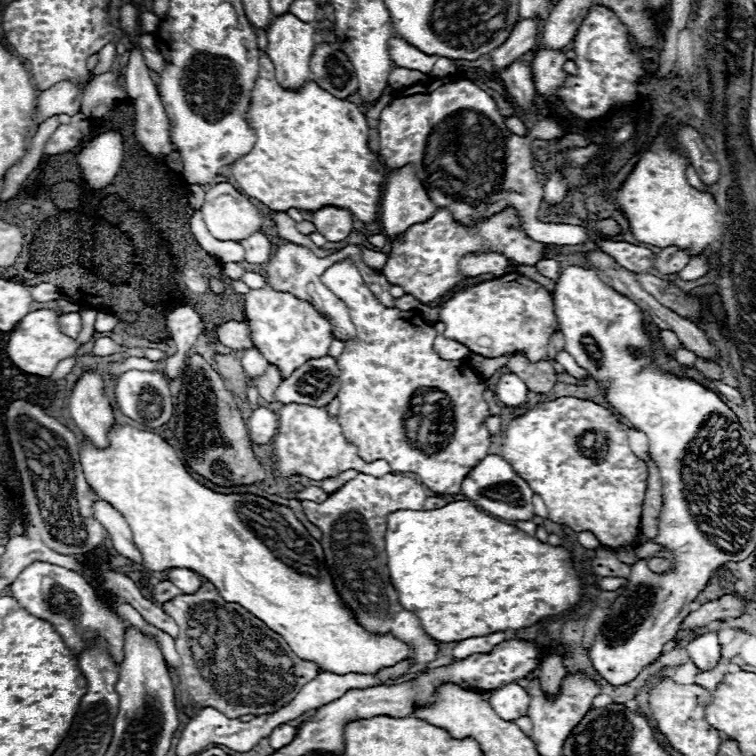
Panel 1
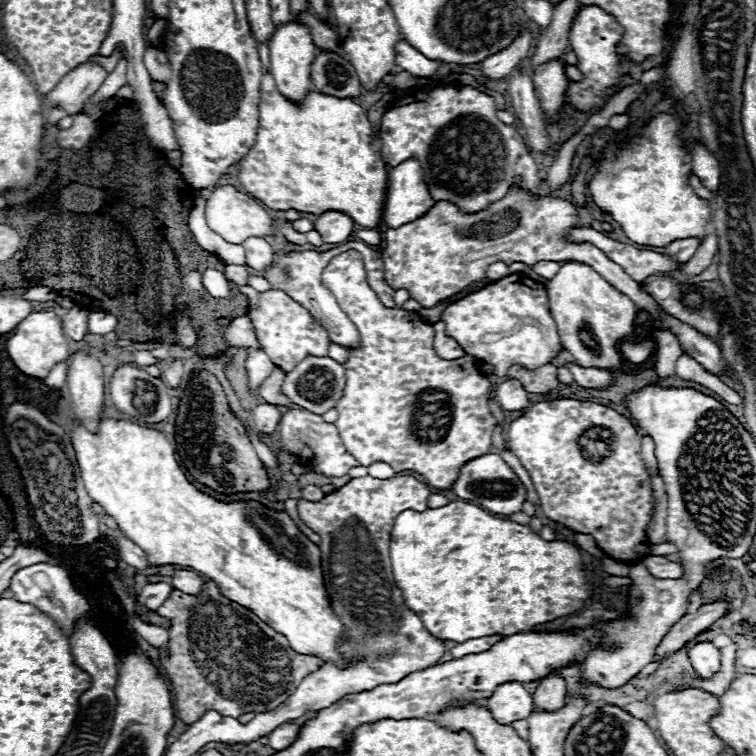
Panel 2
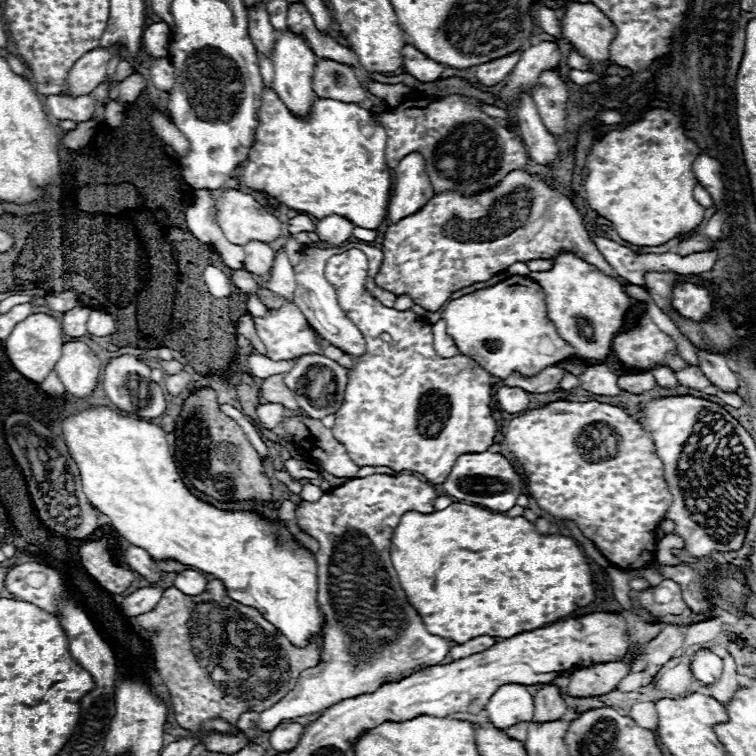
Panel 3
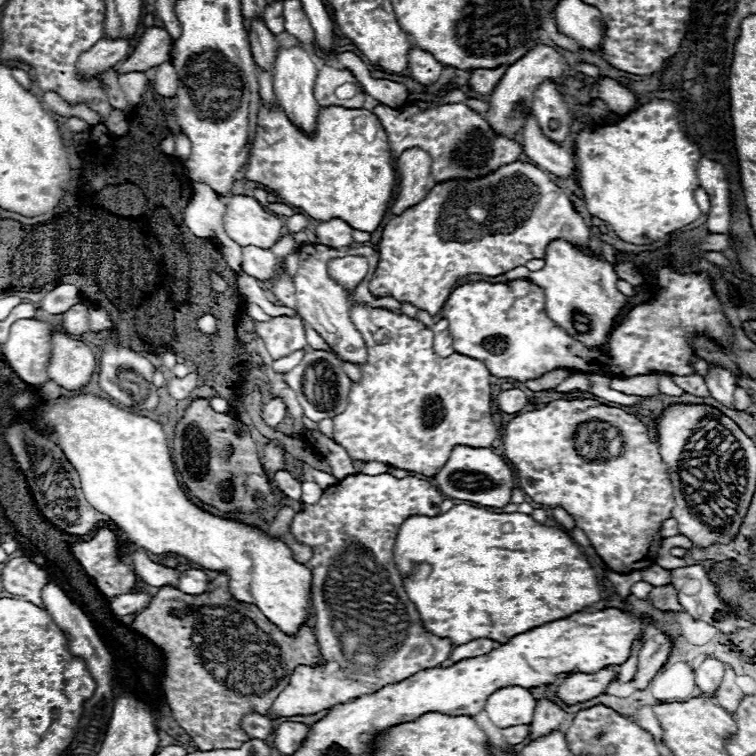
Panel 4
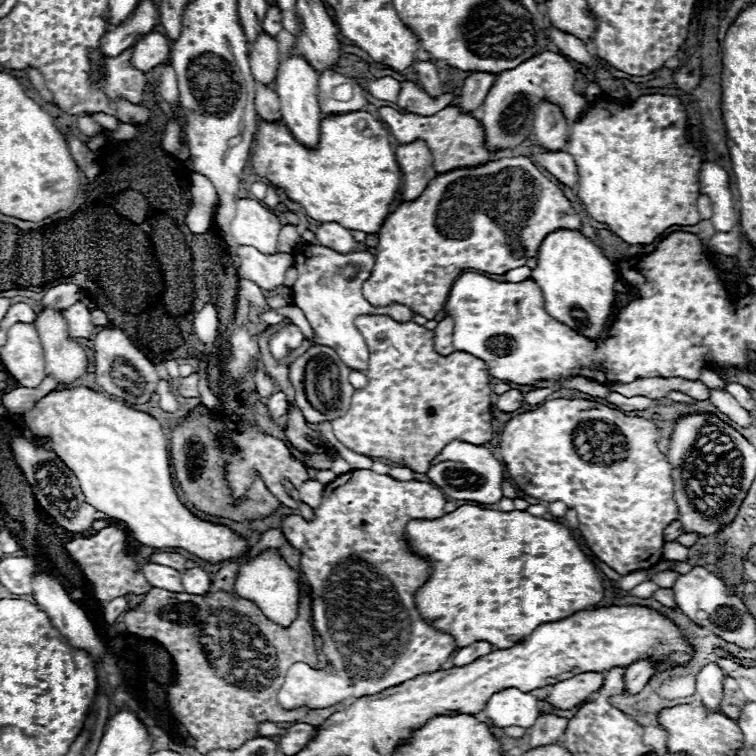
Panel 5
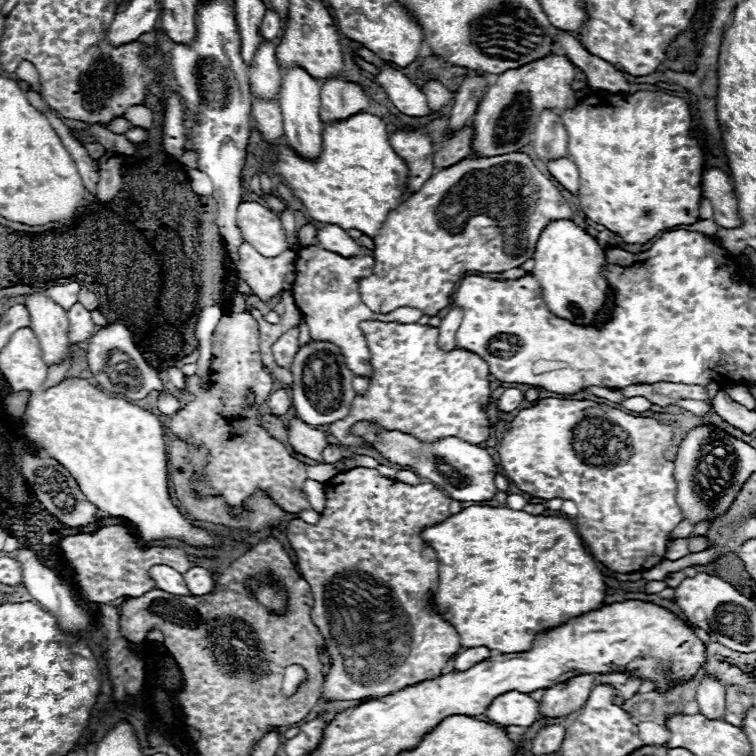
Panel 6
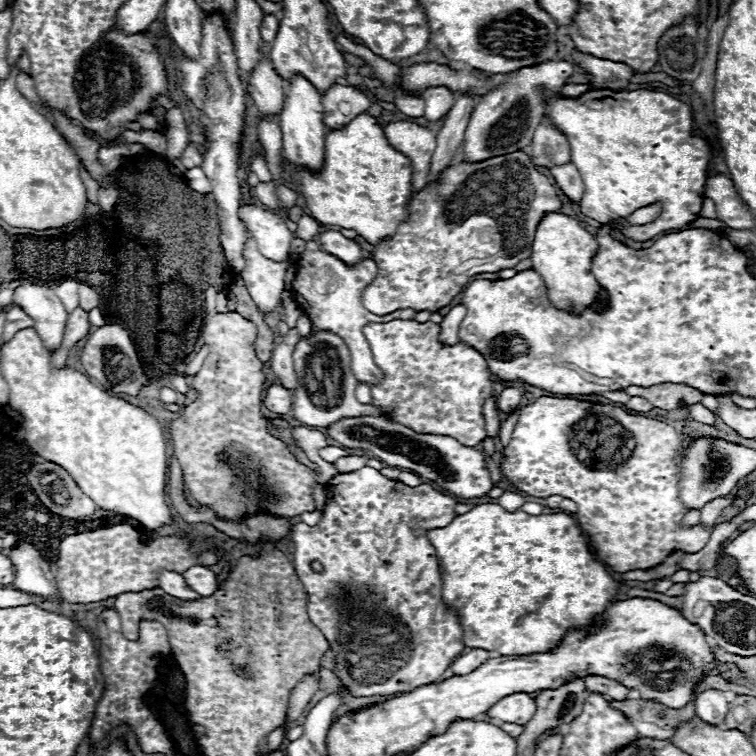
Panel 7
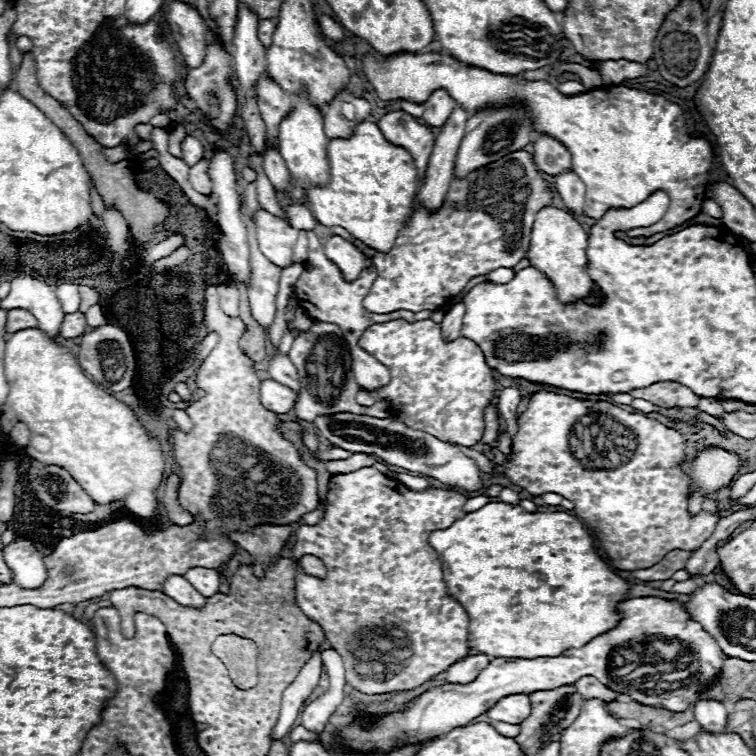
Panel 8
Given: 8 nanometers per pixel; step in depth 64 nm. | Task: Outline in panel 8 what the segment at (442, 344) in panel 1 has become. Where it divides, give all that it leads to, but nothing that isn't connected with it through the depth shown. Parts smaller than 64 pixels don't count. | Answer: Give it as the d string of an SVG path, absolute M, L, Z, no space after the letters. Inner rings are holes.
M462 302L454 304L446 314L444 314L444 320L442 320L442 336L444 340L452 342L456 338L460 338L460 328L462 328L462 318L466 314L466 306Z

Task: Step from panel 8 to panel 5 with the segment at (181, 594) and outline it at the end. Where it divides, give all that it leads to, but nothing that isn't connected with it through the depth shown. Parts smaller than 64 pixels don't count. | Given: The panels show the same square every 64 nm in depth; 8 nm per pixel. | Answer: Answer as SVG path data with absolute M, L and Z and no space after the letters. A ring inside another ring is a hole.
M142 564L140 570L144 572L146 580L154 586L154 588L166 588L170 592L184 592L182 588L182 574L174 568L168 566L160 566L160 564Z

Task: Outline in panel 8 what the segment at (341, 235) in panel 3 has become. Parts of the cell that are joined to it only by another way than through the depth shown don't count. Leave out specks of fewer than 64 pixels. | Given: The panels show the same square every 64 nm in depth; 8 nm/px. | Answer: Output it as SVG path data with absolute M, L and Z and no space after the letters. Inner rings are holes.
M330 236L324 242L324 254L342 270L346 280L354 280L362 268L366 268L368 258L348 240L340 236Z

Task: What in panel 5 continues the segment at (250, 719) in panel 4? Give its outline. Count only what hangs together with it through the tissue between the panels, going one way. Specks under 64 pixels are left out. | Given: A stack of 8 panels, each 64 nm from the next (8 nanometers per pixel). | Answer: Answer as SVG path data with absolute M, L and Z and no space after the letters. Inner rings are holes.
M260 722L258 724L258 736L278 736L282 732L280 724L274 722Z

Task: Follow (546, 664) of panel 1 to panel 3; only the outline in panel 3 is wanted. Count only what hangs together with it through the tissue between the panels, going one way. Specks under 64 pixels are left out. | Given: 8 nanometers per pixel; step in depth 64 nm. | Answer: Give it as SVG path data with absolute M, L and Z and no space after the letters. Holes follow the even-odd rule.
M544 684L536 694L536 708L534 708L534 720L546 722L546 720L558 720L568 710L562 690L556 684Z

